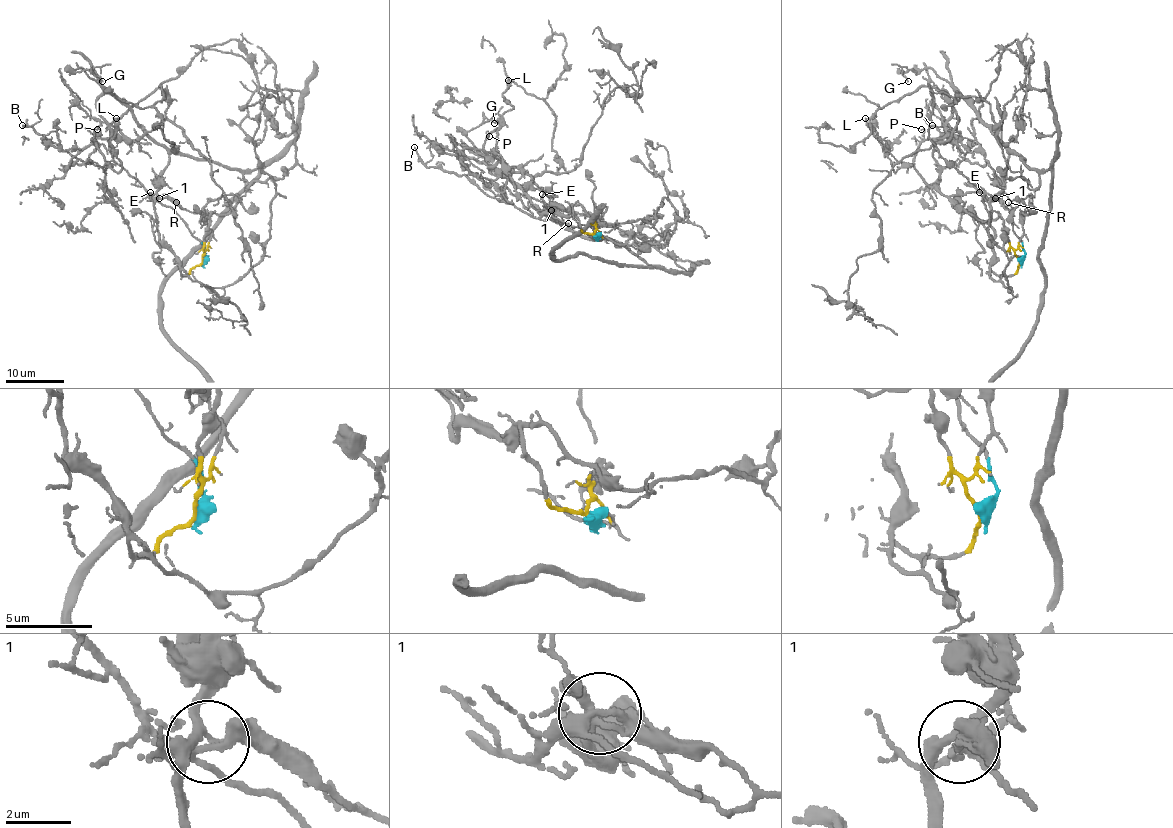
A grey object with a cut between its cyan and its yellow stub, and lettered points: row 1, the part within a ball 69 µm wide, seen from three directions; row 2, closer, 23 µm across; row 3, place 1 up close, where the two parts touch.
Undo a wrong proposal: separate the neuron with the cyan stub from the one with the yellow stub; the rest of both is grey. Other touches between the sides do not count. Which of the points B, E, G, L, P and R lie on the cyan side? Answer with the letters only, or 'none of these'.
B, R

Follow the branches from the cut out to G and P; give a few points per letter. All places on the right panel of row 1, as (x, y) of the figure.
G: (1018, 260), (1004, 276), (991, 269), (991, 199), (1008, 150), (931, 69), (907, 70), (908, 82)
P: (1018, 260), (1004, 276), (991, 269), (1005, 145), (959, 93), (943, 138), (921, 129)

